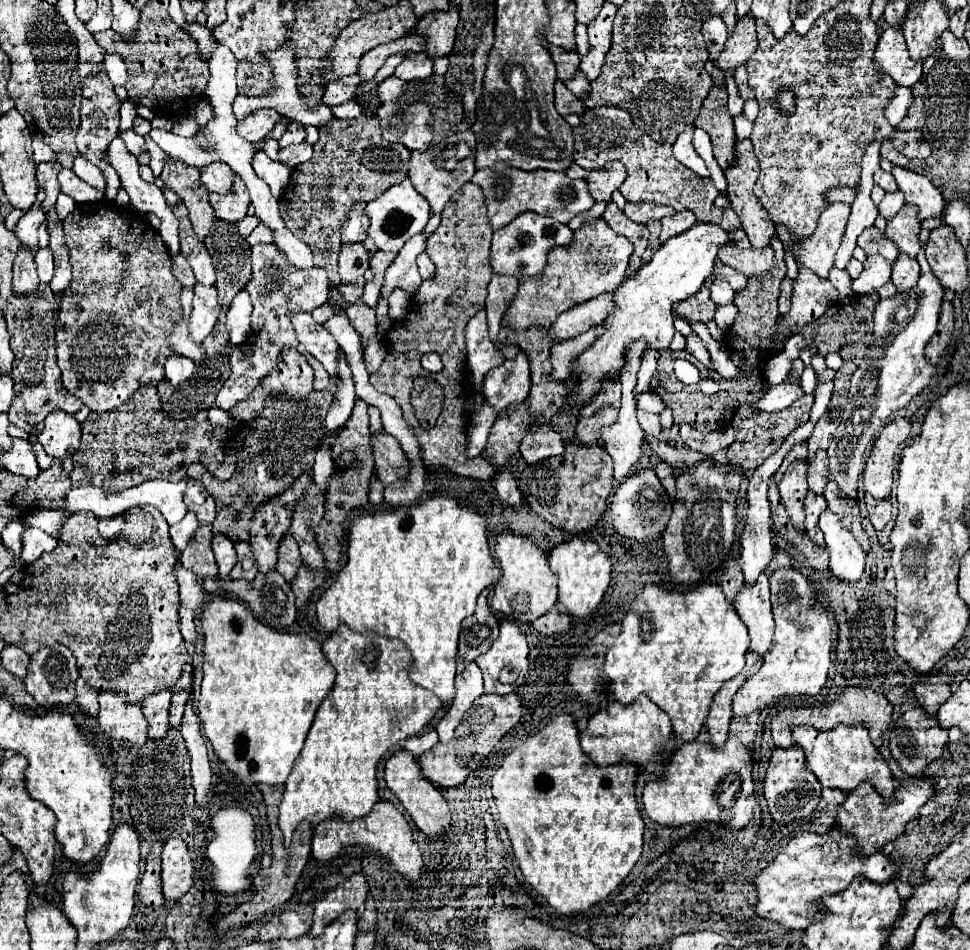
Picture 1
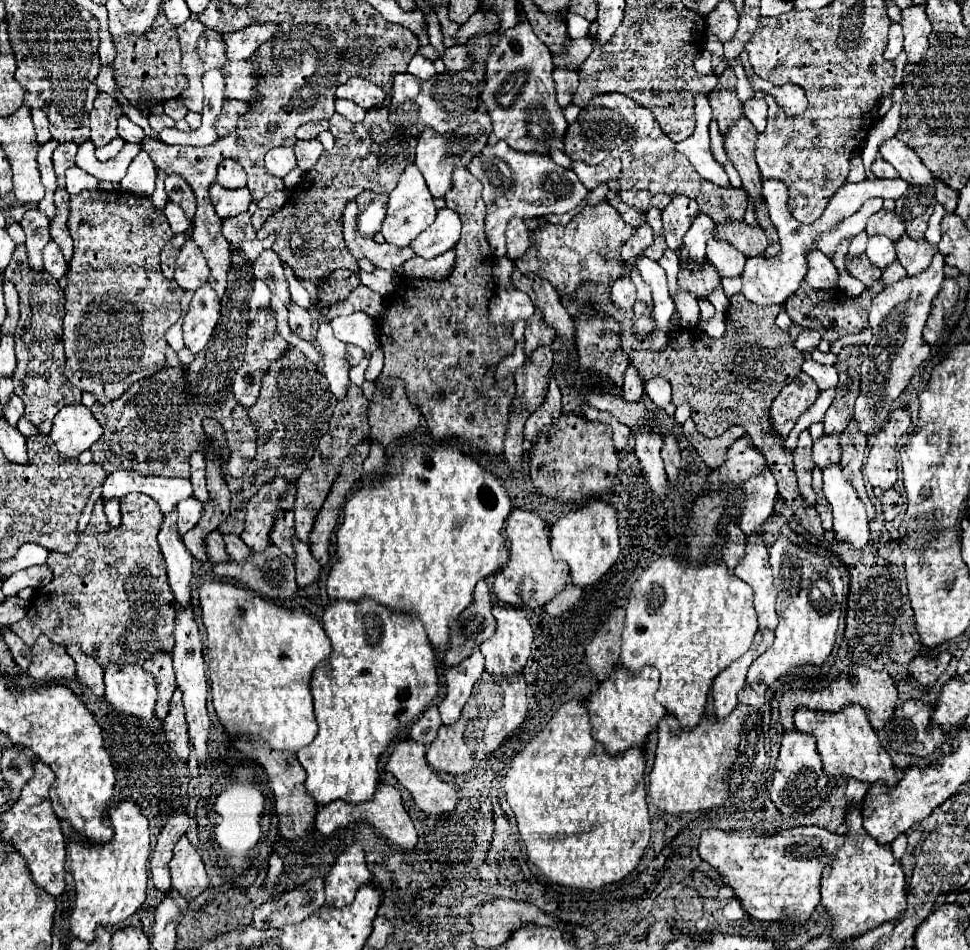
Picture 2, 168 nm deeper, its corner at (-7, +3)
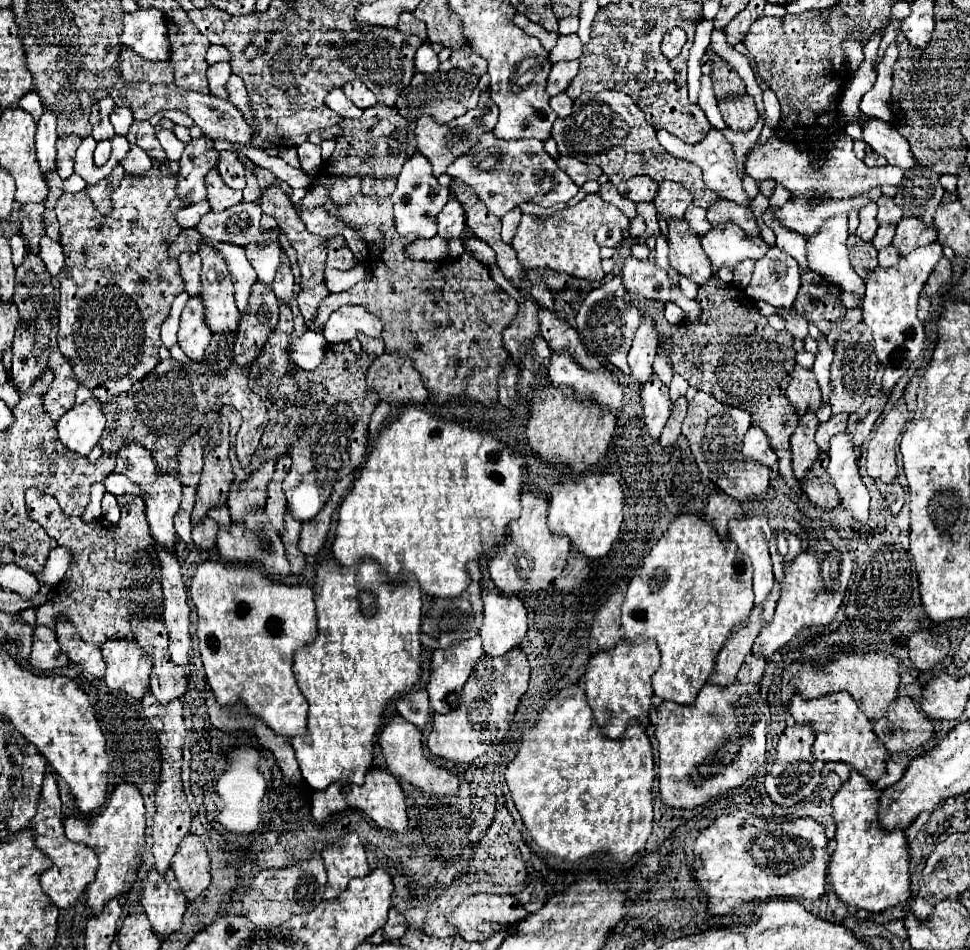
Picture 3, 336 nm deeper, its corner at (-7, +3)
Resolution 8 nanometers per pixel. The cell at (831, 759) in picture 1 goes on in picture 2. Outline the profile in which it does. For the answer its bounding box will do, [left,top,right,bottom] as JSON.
[794,705,898,789]

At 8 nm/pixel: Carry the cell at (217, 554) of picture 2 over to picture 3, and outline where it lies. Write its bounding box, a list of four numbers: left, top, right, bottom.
[192,517,218,549]

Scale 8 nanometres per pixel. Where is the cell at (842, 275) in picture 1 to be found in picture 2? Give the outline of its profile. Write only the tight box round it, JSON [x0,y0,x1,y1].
[804,251,838,290]

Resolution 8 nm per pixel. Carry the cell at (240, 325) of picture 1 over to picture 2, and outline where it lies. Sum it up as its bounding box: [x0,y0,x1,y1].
[250,281,270,319]

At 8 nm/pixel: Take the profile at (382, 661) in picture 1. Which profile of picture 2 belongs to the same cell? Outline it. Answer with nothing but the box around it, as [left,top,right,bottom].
[298,601,438,807]

